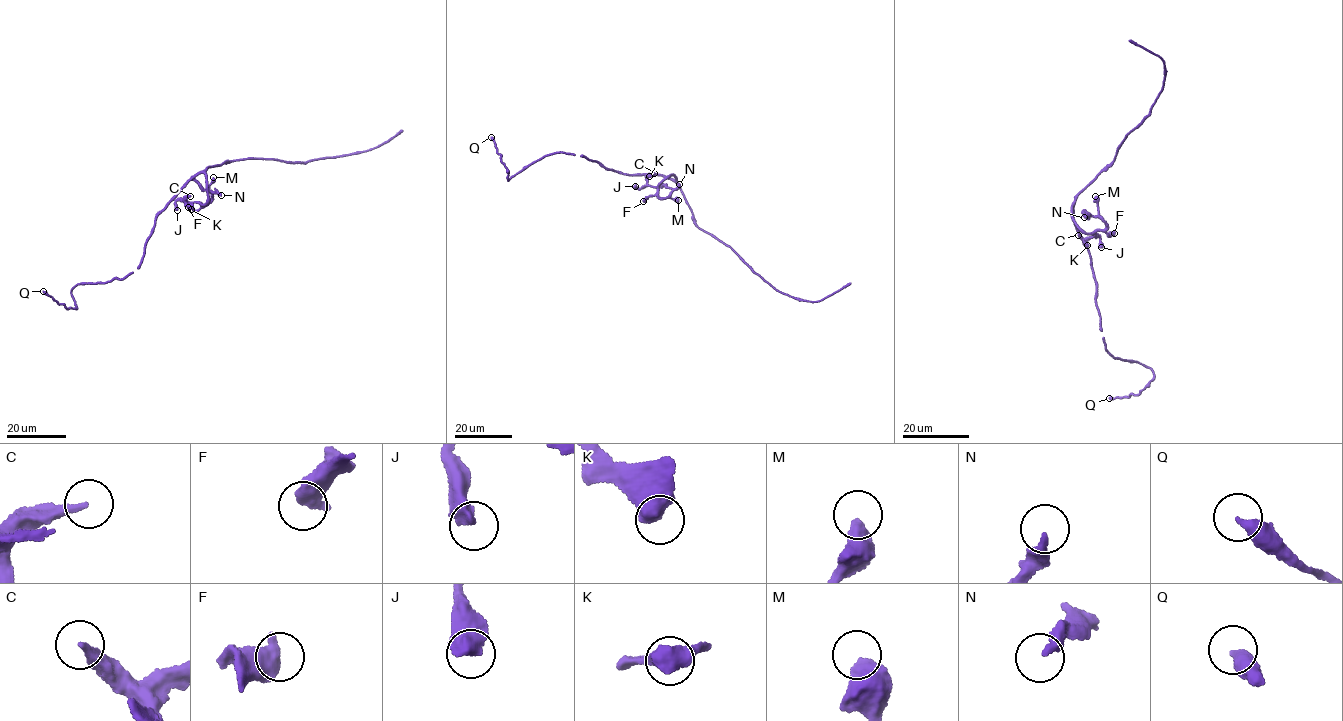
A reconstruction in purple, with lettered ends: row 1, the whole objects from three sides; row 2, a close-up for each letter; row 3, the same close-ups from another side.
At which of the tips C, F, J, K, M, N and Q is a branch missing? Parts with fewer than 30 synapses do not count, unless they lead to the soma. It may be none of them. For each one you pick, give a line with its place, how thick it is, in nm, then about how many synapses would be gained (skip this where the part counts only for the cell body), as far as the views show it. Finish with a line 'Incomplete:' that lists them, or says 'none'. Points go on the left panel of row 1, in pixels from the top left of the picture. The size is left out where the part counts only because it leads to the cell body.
Incomplete: none

